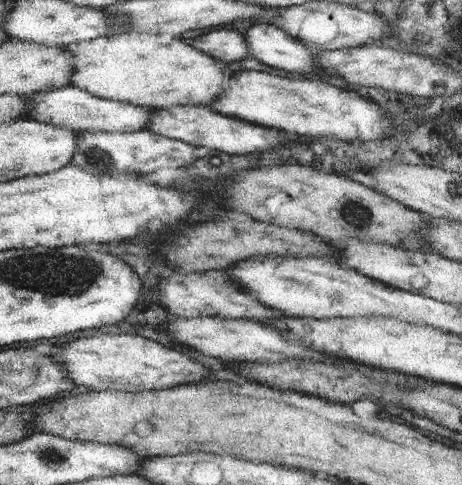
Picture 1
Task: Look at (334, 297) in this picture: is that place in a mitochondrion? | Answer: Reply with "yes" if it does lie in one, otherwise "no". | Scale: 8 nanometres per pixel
yes

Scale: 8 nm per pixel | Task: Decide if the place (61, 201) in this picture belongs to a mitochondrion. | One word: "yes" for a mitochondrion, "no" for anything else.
no

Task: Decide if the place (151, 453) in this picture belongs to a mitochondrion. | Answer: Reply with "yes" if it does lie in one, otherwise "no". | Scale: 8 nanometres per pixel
no

